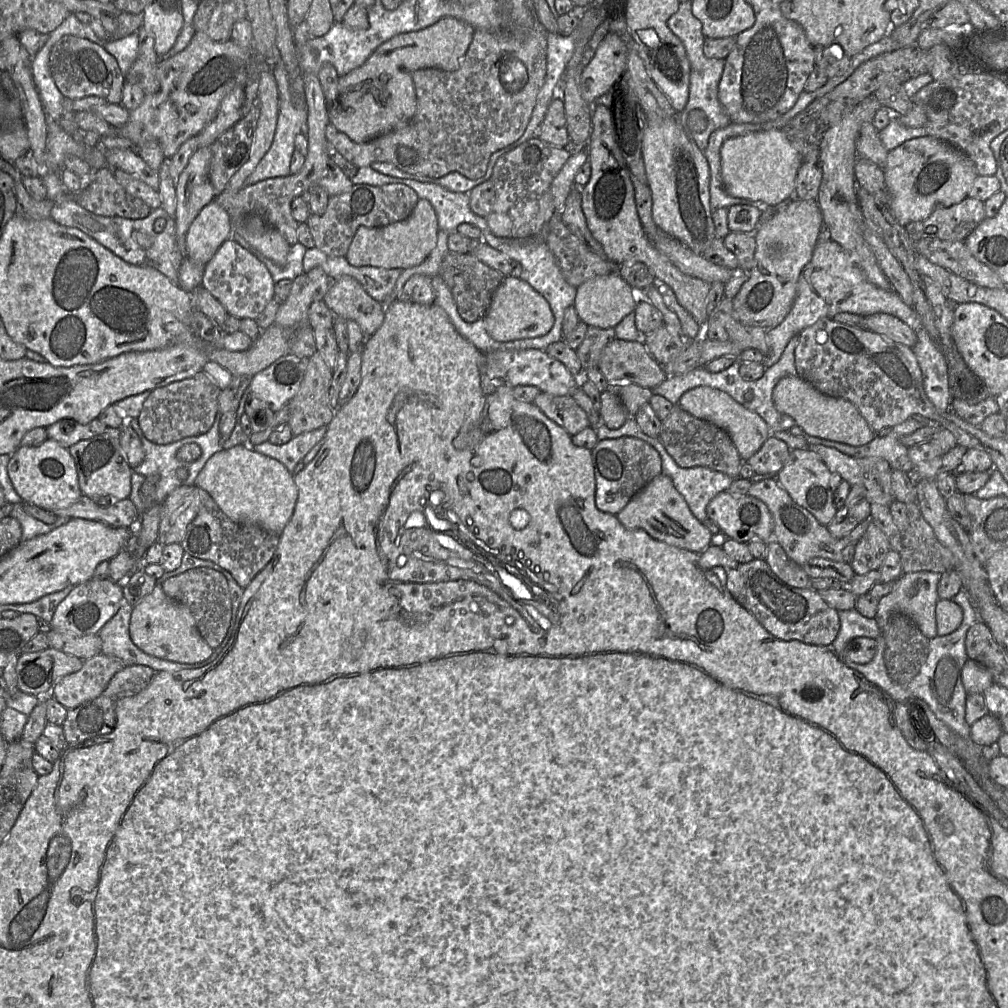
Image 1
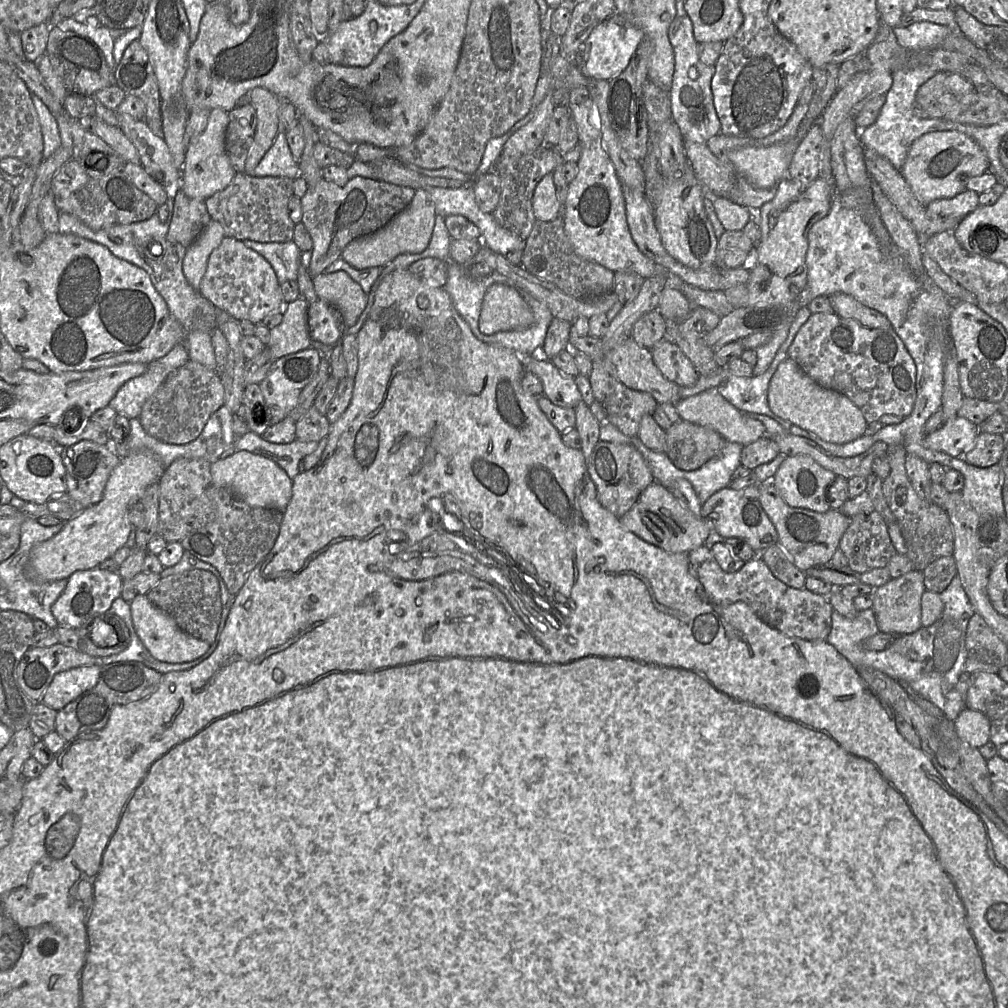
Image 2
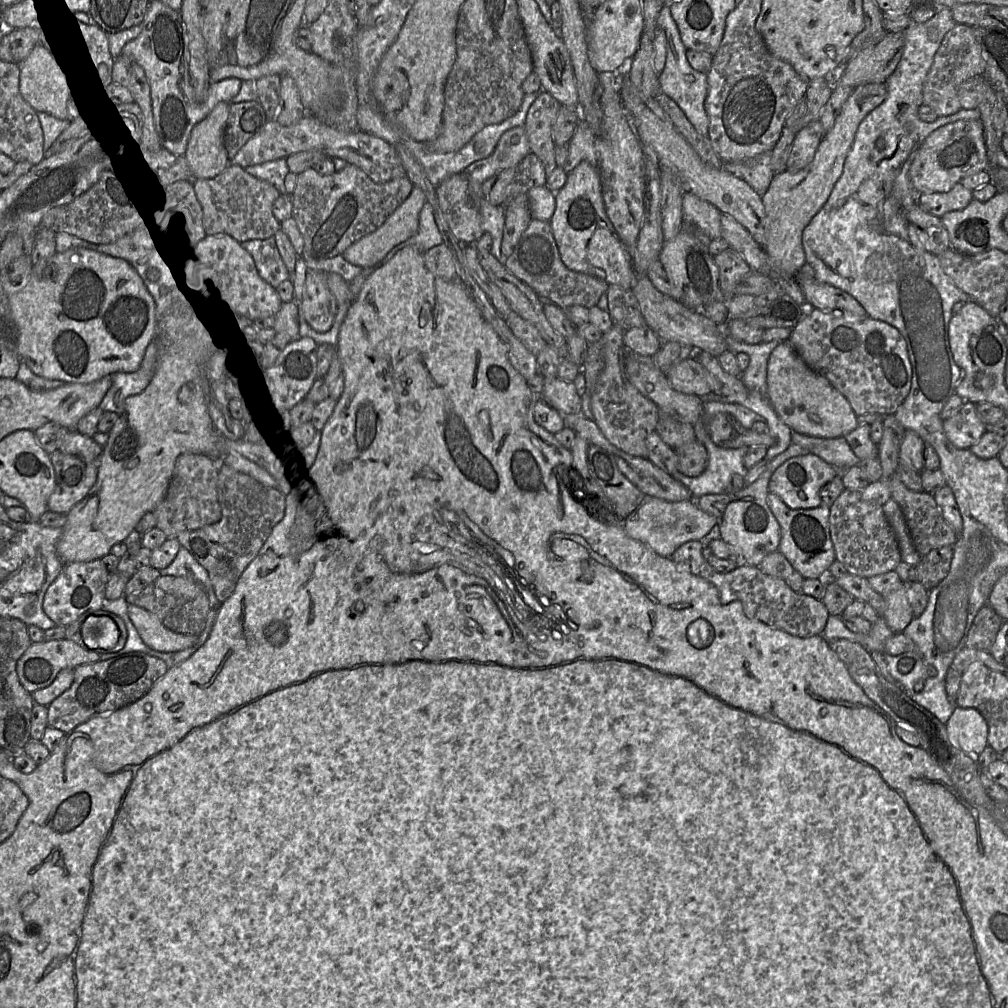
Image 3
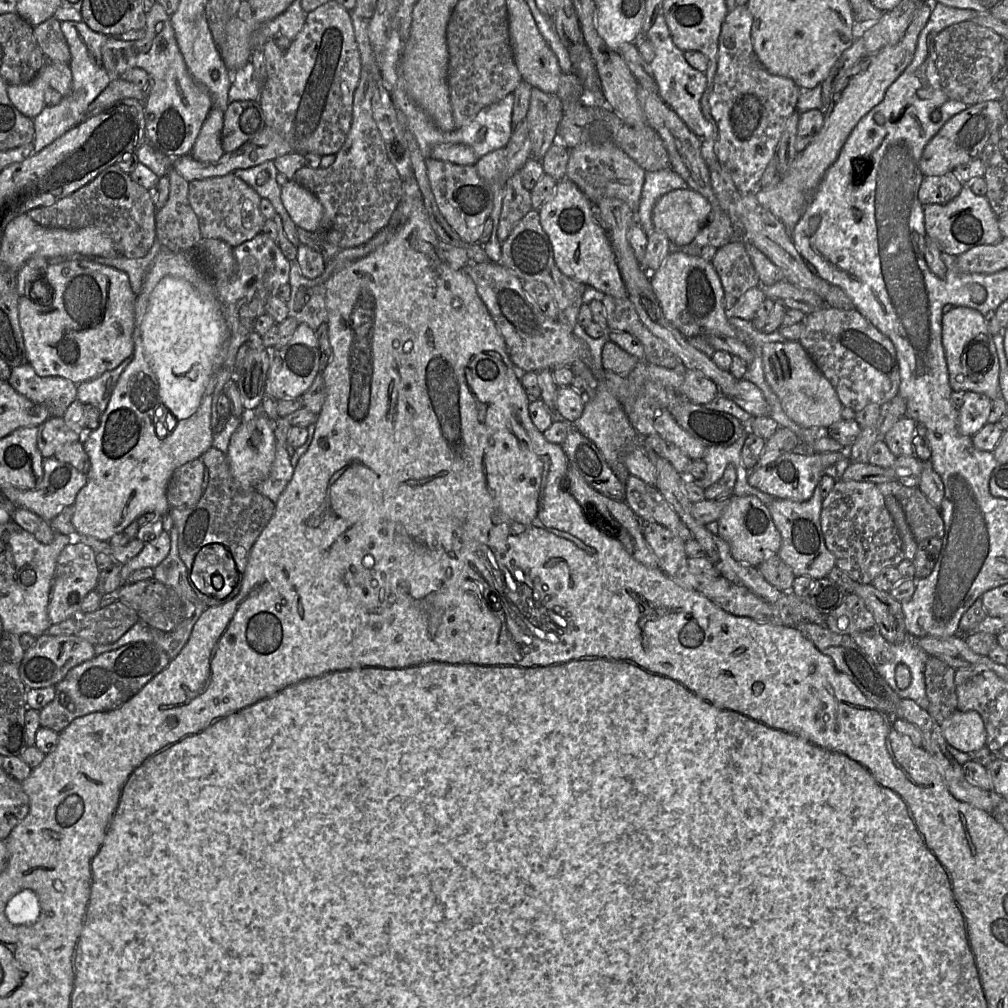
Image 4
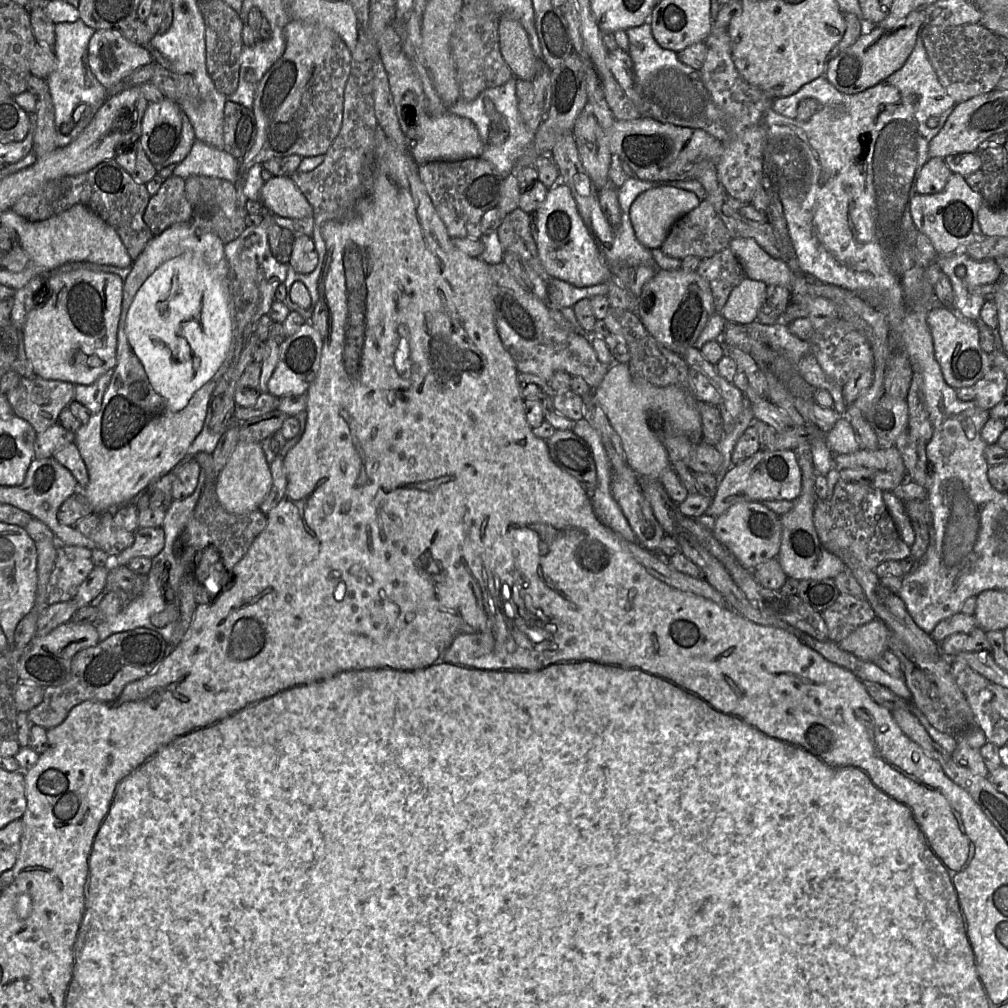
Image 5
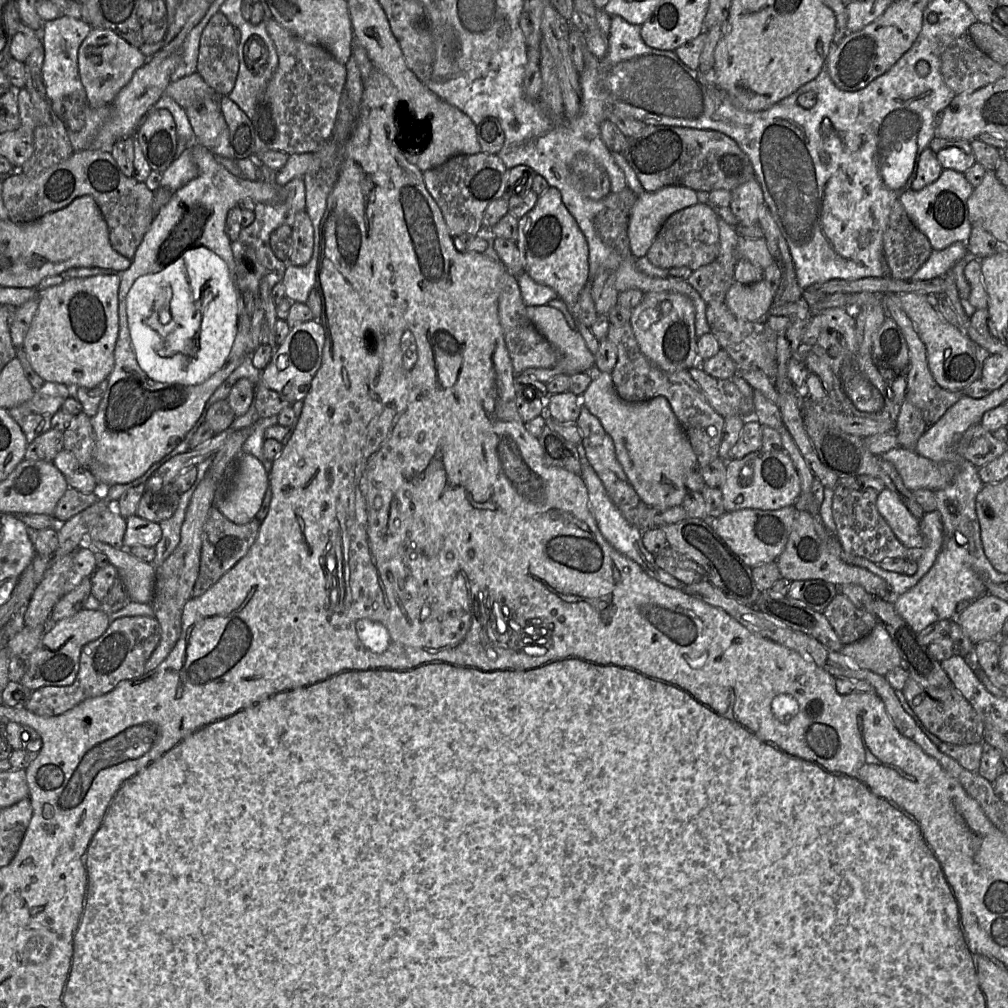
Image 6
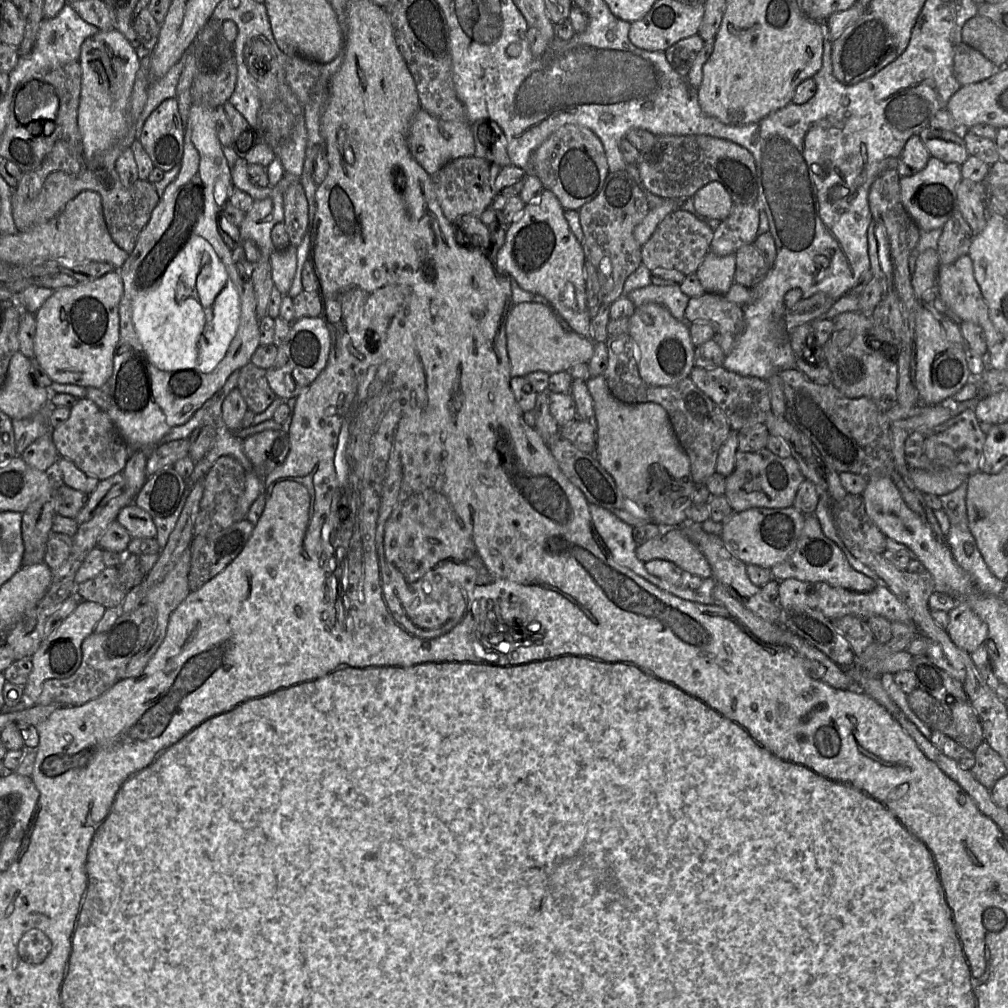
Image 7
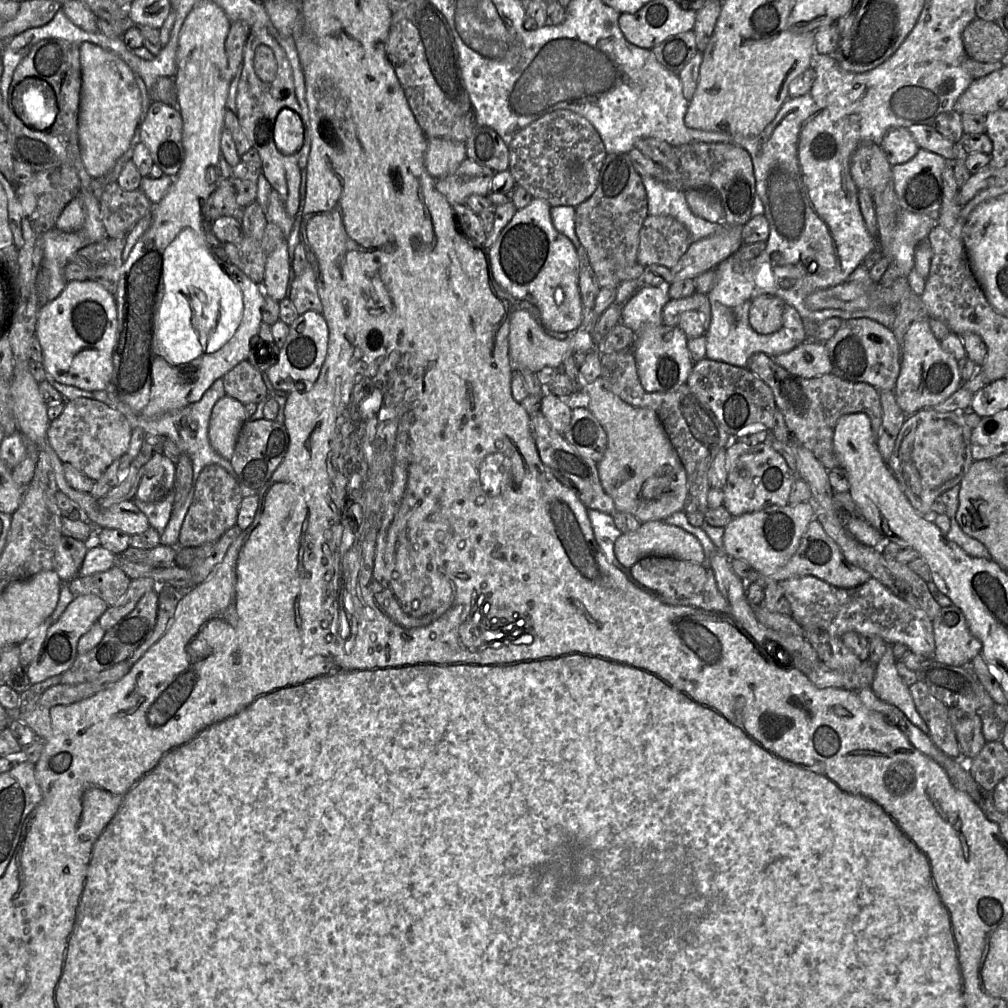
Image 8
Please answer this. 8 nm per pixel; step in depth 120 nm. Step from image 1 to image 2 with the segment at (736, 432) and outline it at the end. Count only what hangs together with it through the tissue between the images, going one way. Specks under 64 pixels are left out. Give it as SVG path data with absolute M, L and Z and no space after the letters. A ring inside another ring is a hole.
M716 388L683 398L675 404L675 407L680 419L712 428L725 440L739 443L743 447L766 435L766 428L761 421L751 418L747 413L737 409Z

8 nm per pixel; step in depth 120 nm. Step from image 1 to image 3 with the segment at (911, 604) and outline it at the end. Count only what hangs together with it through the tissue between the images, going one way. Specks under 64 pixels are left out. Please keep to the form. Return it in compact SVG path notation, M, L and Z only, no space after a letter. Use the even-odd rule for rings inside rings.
M903 583L885 596L886 608L882 618L895 634L902 633L914 618L912 607L907 599L908 588L909 584Z

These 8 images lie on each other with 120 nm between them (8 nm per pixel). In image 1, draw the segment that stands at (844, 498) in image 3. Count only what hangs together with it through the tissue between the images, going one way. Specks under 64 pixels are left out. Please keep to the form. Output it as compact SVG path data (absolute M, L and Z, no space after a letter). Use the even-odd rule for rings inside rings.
M870 520L865 533L855 545L855 553L850 563L854 573L864 575L879 569L890 550L887 536Z

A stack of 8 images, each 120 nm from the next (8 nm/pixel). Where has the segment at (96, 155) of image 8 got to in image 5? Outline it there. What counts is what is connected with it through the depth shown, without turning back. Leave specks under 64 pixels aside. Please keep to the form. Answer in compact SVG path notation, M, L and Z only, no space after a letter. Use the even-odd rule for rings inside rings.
M96 30L89 41L88 61L97 80L109 89L155 59L149 47L135 44L118 32Z

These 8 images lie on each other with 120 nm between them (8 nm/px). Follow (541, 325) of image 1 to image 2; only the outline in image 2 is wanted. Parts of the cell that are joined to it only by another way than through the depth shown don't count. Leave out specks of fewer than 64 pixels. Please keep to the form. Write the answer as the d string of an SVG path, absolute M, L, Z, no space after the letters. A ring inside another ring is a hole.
M494 283L484 295L479 330L485 335L523 330L534 323L534 315L522 291L512 285Z

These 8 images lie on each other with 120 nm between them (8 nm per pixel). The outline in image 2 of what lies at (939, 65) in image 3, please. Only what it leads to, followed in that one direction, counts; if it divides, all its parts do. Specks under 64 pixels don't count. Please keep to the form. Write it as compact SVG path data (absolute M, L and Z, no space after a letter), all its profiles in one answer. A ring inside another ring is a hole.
M938 71L917 91L916 104L928 115L928 119L942 118L957 103L957 97L945 86L946 73Z

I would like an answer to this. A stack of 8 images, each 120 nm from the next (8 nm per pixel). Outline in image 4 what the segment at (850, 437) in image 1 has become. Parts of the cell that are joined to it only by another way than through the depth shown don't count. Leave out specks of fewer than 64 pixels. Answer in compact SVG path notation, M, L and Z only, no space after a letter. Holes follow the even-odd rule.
M797 341L770 342L761 348L766 381L778 397L784 413L796 424L807 429L826 430L843 419L841 403L834 387L819 371Z

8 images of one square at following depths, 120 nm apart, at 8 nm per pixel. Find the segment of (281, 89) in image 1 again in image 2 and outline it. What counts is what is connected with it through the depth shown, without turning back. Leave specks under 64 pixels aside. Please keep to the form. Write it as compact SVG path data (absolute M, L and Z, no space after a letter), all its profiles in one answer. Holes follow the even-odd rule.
M281 130L277 133L269 150L253 172L250 173L252 176L274 176L295 179L299 175L299 166L292 157L285 131Z

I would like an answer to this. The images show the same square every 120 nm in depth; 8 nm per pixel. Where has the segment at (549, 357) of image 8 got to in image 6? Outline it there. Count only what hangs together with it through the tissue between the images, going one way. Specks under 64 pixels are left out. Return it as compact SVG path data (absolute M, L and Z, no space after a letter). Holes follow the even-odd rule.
M543 305L526 306L526 313L536 330L557 350L560 359L553 368L528 368L521 375L527 375L540 382L547 383L557 375L563 374L570 377L577 373L594 371L594 355L587 348L585 340L580 333L568 326L561 311L548 305Z

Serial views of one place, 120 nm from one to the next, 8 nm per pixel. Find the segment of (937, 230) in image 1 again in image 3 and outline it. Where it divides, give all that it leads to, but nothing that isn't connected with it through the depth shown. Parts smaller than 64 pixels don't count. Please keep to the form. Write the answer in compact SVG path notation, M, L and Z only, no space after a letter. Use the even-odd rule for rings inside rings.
M960 182L948 192L918 194L918 203L921 208L939 218L945 213L964 209L972 199L972 191Z

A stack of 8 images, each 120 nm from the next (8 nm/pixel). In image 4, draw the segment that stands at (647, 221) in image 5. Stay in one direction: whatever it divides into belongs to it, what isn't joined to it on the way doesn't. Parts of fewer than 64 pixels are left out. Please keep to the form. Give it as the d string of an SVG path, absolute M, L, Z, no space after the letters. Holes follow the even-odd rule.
M671 191L660 197L653 208L654 230L665 233L671 245L689 244L707 222L711 209L708 200L696 191Z

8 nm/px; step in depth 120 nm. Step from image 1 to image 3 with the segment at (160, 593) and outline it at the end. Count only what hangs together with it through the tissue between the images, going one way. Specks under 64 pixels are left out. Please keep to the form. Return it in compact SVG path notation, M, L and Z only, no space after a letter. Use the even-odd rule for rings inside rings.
M129 604L127 614L143 642L153 650L170 653L192 647L197 636L175 633L166 628L158 617L143 608Z

